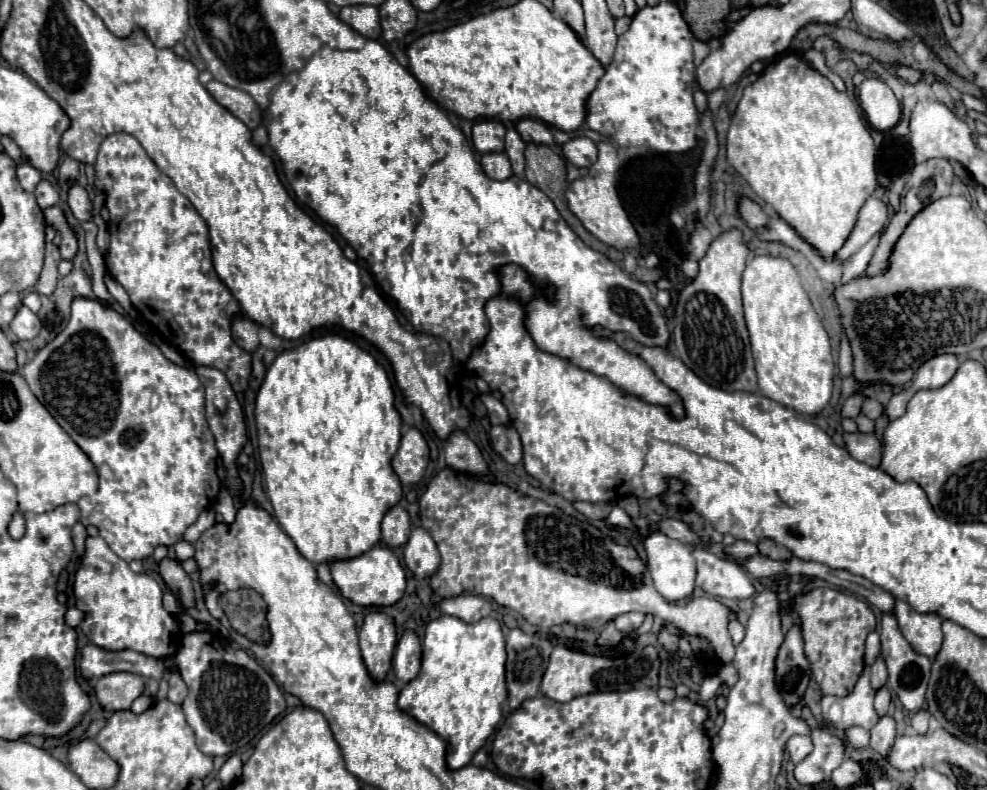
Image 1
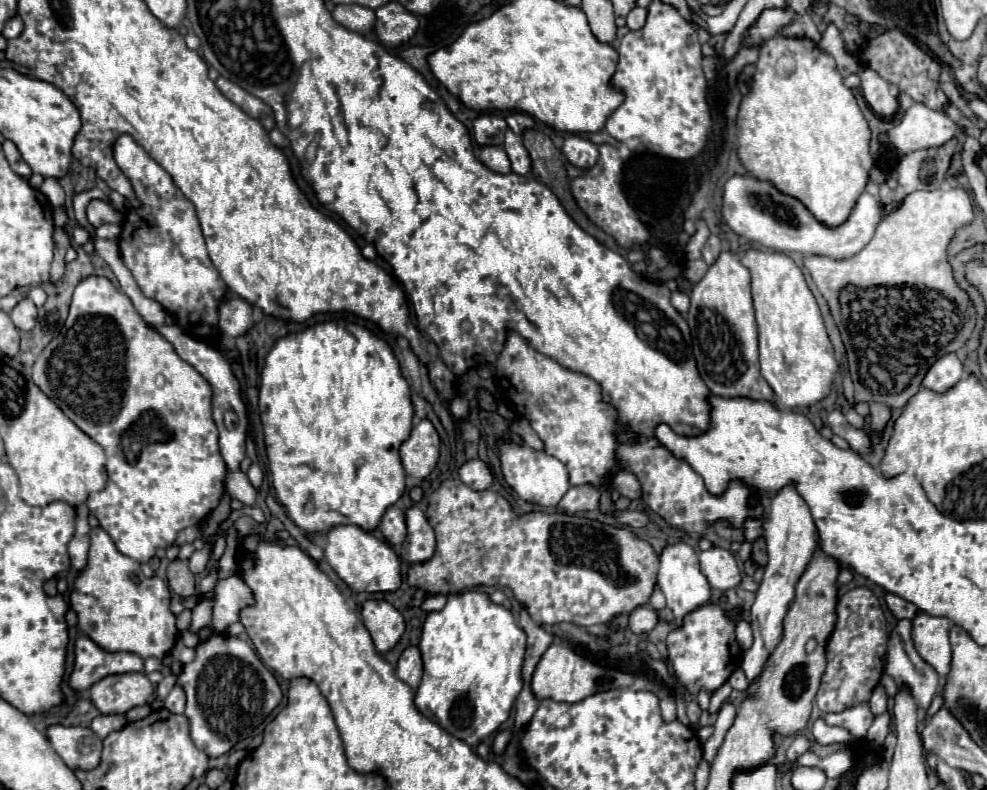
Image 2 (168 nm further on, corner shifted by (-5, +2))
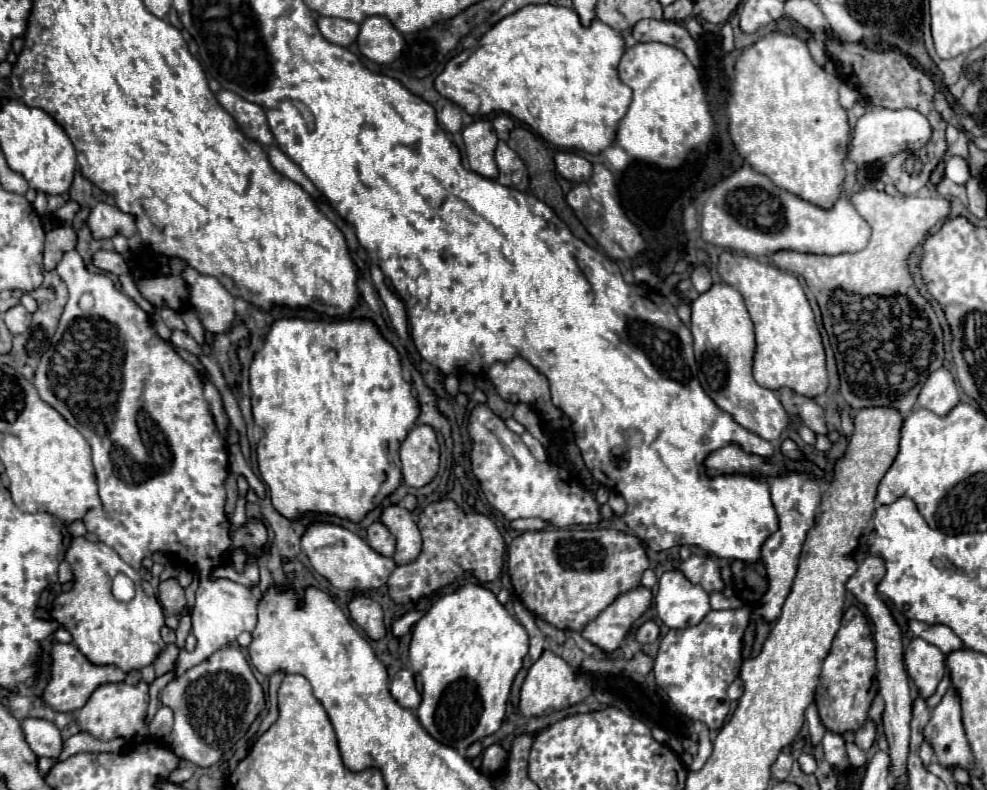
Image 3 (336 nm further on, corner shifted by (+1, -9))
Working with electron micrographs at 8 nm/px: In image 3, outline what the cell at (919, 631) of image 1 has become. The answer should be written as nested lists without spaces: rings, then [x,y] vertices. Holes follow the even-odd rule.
[[[913,638],[905,650],[905,668],[923,698],[929,698],[945,676],[945,654],[923,638]]]

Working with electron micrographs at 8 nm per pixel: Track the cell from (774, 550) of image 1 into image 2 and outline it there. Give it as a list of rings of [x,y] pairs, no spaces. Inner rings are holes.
[[[759,537],[759,539],[753,543],[751,559],[753,559],[759,567],[765,567],[765,565],[767,565],[767,551],[765,551],[765,539],[763,539],[763,537]]]

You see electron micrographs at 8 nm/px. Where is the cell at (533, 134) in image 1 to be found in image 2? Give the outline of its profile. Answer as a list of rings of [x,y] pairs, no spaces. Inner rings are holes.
[[[511,113],[511,115],[507,115],[505,121],[507,121],[509,129],[513,133],[517,133],[517,135],[521,135],[525,129],[531,129],[535,125],[533,119],[529,115],[525,115],[525,113]]]

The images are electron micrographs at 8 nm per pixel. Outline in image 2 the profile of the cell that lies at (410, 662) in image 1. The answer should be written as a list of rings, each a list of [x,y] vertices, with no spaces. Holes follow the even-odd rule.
[[[407,647],[401,657],[399,657],[399,665],[397,665],[397,677],[401,681],[405,681],[411,689],[417,689],[417,685],[421,683],[421,675],[423,675],[423,661],[421,661],[421,653],[417,647]]]

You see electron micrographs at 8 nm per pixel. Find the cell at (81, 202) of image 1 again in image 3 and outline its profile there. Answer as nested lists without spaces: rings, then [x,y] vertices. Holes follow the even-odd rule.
[[[99,202],[91,210],[91,214],[87,218],[87,226],[89,226],[95,240],[113,238],[115,234],[123,234],[127,238],[137,234],[135,218],[127,216],[125,212],[119,212],[117,206],[109,206],[105,202]]]

